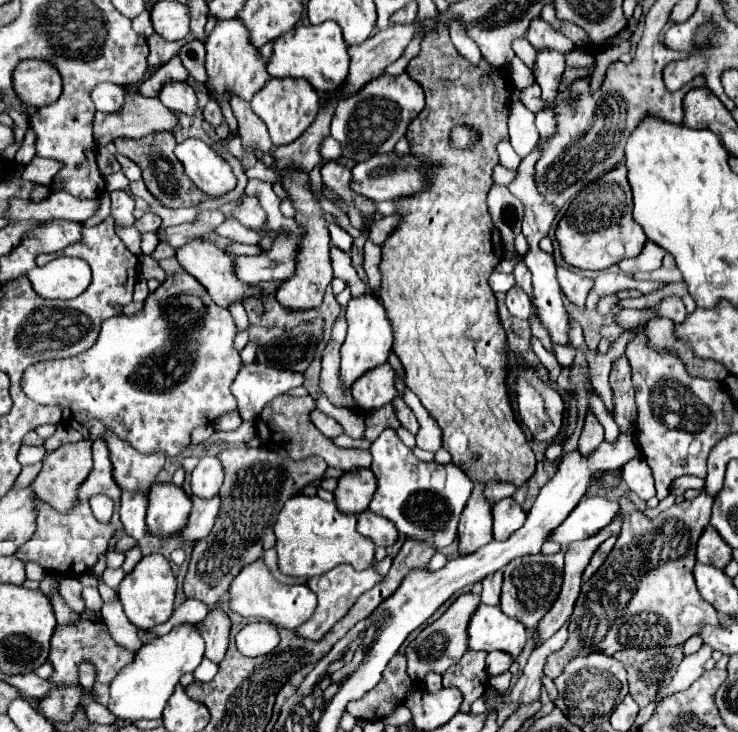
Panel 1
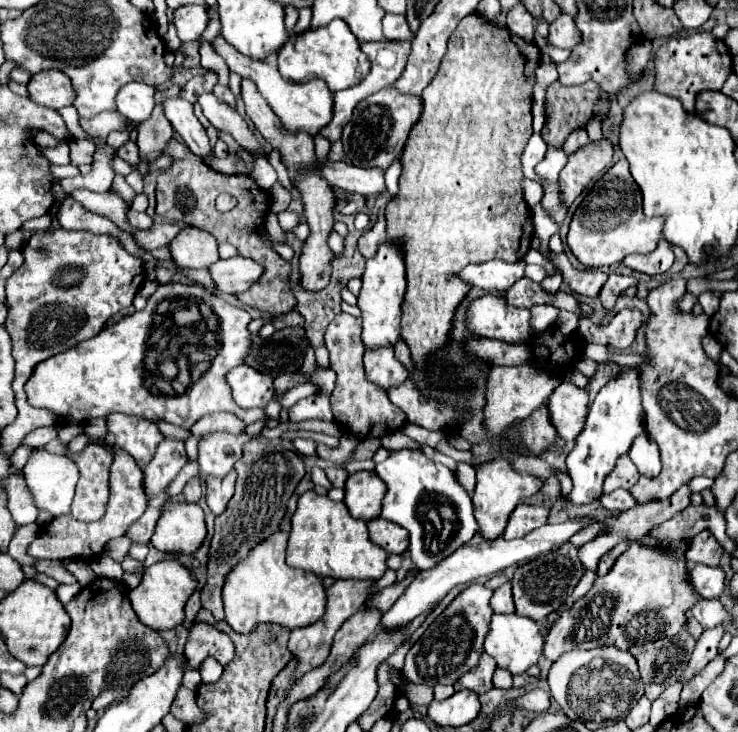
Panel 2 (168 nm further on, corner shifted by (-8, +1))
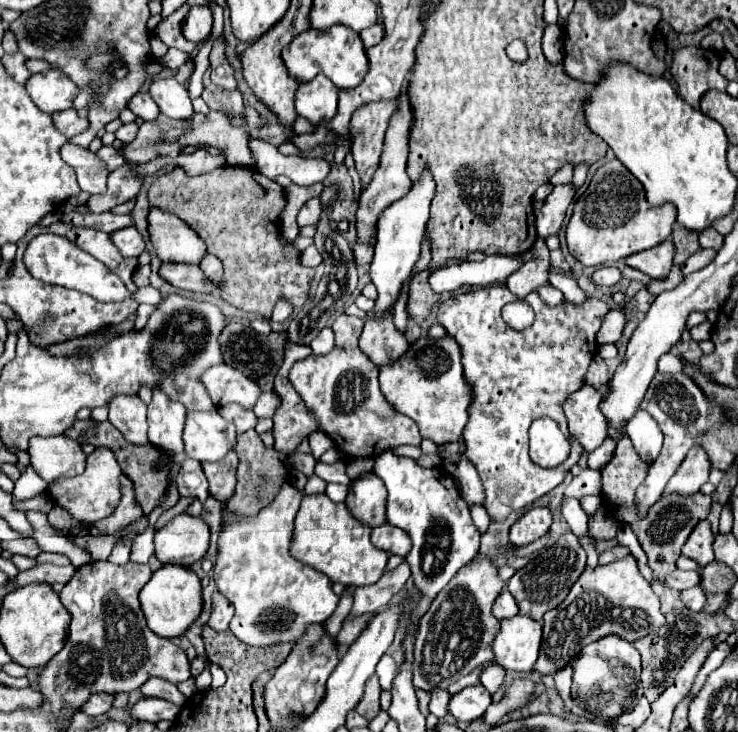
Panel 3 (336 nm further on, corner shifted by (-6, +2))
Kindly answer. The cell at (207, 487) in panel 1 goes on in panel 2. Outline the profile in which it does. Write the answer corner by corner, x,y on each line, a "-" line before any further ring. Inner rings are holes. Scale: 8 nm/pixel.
208,432
198,442
198,464
206,476
222,478
228,474
236,460
240,460
242,446
248,436
234,436
228,432

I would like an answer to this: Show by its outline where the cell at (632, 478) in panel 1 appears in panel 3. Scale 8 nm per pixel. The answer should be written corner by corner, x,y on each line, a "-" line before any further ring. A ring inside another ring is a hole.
638,411
626,425
626,435
630,437
634,451
638,457
652,465
654,459
658,459
662,449
662,431
654,423
654,419
646,411

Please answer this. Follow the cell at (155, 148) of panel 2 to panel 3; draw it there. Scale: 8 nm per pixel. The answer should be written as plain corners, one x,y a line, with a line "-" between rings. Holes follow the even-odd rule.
126,163
108,175
108,191
104,195
90,197
88,207
92,213
110,211
112,207
136,197
142,185
144,179
134,173
134,165

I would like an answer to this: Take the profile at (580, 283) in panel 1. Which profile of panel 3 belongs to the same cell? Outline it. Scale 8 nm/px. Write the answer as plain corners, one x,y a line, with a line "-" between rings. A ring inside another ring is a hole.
600,267
592,273
592,281
598,285
598,287
610,287
614,283
620,281
620,271
616,267

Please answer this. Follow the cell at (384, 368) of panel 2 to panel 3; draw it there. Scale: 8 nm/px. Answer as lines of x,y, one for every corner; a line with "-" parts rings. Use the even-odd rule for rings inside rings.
368,317
360,335
360,349
376,367
382,367
398,361
408,351
408,341
394,327
392,317
390,321
374,321
374,317

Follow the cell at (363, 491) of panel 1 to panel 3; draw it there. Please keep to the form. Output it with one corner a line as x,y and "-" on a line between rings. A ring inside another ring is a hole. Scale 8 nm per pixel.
366,473
350,483
346,507
350,513
362,521
364,525
378,527
386,523
384,511
386,511
386,487
382,485
382,479
374,473

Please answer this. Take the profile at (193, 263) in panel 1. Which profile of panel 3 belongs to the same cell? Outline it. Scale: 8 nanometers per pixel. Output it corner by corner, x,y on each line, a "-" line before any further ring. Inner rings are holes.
150,209
150,241
154,245
154,253
162,261
170,263
200,263
206,255
206,243
172,213
162,213
160,209

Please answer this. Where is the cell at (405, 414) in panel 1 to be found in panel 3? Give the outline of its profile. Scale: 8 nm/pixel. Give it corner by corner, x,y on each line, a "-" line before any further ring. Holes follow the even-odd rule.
420,337
410,345
402,359
380,369
380,389
386,401
394,405
394,409
398,409
398,413
404,413
416,421
424,439
430,439
436,445
444,445
462,437
472,403
472,385
464,377
462,351
456,339
-
420,359
428,359
428,369
422,367

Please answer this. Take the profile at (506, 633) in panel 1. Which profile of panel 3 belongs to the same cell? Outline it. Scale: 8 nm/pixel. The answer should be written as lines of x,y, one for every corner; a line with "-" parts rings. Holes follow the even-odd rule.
518,613
500,621
500,631
492,643
492,653
500,667
516,673
530,673
538,659
540,641
542,623

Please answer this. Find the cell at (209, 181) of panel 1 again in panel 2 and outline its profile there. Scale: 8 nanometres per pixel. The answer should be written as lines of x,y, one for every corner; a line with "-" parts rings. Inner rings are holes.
166,98
164,100
164,116
170,120
170,124
174,126
178,136
188,144
192,154
196,154
202,160
212,156
206,130
200,124
200,120
196,118
190,102
186,102
184,98
172,98
172,100

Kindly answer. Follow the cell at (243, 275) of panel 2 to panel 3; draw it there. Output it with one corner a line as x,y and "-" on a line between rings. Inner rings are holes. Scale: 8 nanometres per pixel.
162,263
160,275
170,281
178,289
196,291
196,293
212,293
214,281
204,275
200,265
188,265
188,263

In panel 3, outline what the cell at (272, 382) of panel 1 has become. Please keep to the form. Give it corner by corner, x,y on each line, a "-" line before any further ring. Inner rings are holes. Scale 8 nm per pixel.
222,363
210,367
202,375
202,383
208,389
208,395
212,397
216,407
228,405
228,403
238,403
244,409
254,409
256,399
260,397
262,389
260,385
246,377
242,371

